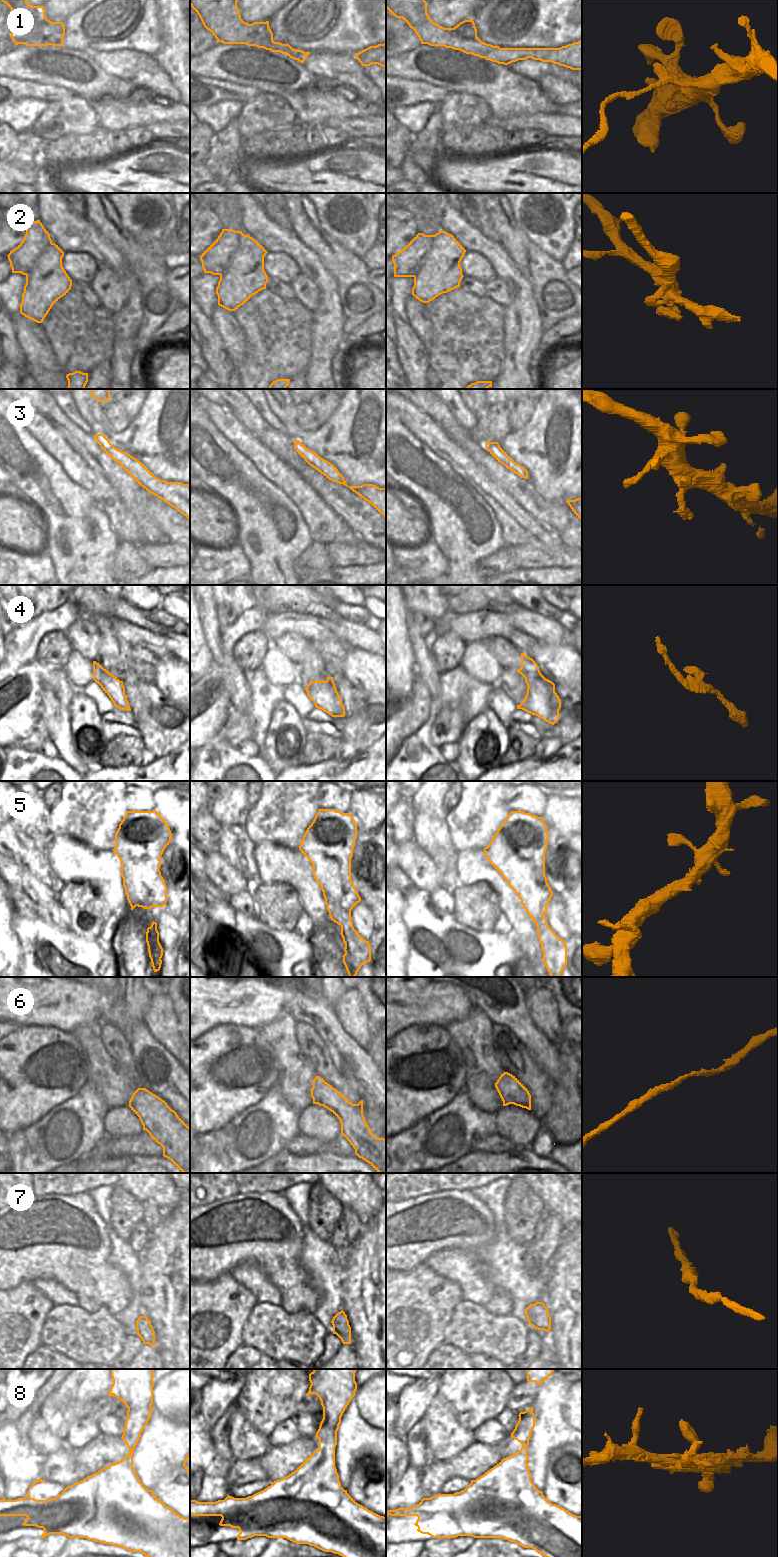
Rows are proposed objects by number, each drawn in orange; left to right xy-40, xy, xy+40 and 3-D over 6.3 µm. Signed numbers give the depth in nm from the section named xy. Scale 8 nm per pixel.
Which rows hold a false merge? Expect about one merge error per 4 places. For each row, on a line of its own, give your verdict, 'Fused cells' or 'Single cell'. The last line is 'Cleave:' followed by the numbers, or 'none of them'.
1: Fused cells
2: Fused cells
3: Single cell
4: Fused cells
5: Single cell
6: Single cell
7: Single cell
8: Single cell
Cleave: 1, 2, 4

